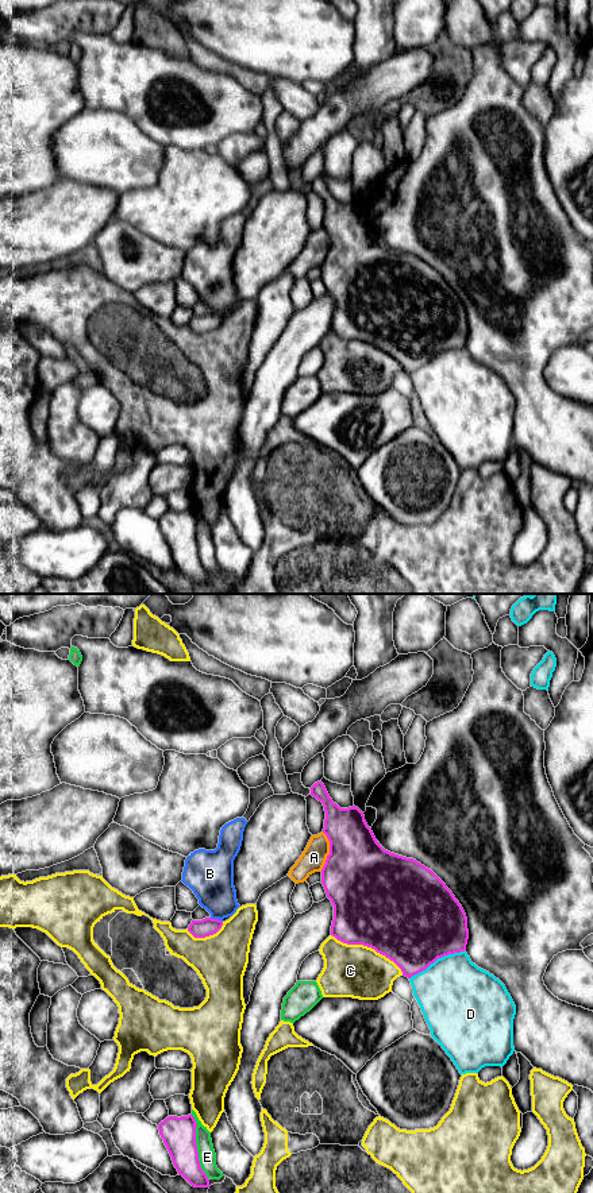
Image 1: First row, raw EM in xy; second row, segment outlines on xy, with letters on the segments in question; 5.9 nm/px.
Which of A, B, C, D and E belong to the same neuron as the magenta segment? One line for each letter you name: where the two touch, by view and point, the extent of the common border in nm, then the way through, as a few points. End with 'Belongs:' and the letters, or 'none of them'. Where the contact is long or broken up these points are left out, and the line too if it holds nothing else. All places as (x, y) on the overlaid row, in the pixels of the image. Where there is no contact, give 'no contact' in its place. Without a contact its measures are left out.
A: contact xy (330, 852); length 240 nm
Belongs: A

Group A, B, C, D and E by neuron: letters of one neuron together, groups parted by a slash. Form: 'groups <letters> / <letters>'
groups A / B / C / D / E

